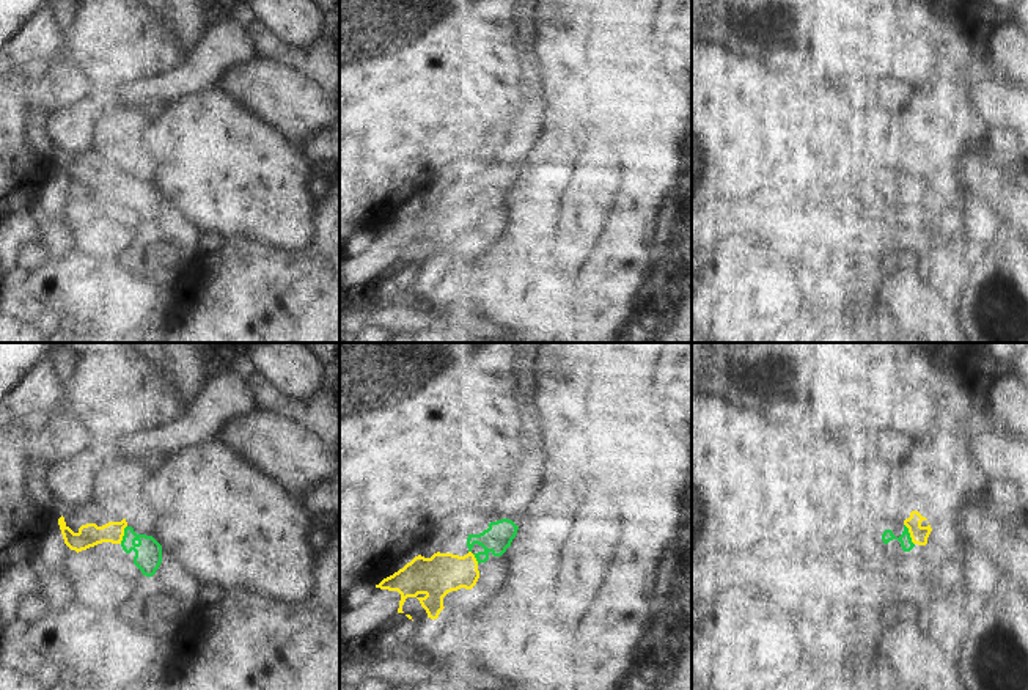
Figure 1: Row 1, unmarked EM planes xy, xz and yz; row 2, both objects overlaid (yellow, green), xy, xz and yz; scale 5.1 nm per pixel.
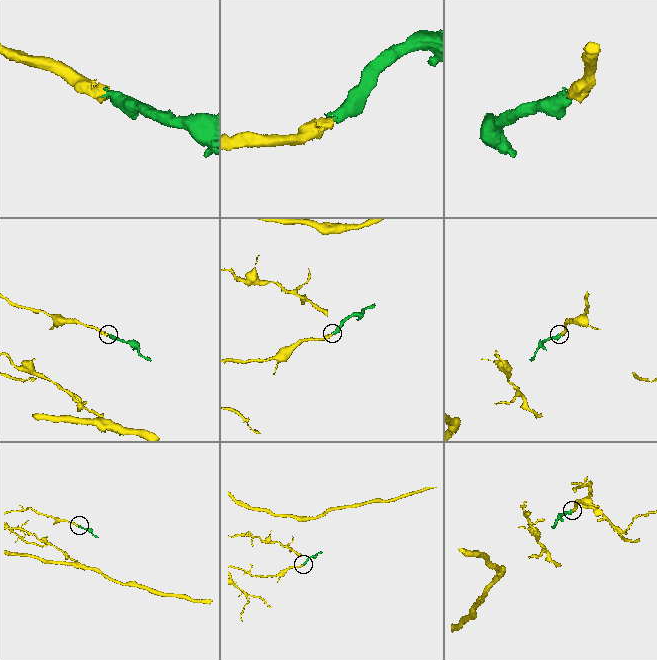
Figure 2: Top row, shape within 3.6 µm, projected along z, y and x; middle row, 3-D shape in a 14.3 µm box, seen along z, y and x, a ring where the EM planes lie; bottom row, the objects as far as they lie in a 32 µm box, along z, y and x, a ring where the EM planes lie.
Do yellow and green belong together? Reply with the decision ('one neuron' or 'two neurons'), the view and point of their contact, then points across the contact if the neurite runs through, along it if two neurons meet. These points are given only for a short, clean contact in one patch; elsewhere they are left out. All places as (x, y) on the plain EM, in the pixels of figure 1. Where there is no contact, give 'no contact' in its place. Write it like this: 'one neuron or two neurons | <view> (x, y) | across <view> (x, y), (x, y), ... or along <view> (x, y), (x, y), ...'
one neuron | yz (910, 183) | across yz (918, 181), (910, 183), (906, 189)

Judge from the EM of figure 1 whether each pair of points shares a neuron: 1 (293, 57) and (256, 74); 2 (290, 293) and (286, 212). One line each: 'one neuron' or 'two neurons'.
1: two neurons
2: two neurons

